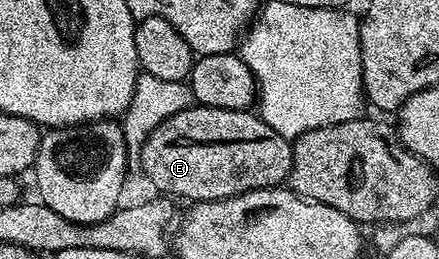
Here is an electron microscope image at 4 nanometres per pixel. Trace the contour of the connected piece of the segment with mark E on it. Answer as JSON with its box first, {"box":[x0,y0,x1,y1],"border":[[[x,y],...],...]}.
{"box":[137,103,293,203],"border":[[[198,103],[191,104],[187,109],[177,111],[171,118],[165,119],[155,130],[152,131],[148,138],[145,139],[141,147],[137,162],[145,176],[151,180],[151,185],[160,194],[166,195],[172,199],[180,199],[184,197],[187,203],[194,203],[197,201],[220,201],[221,199],[229,199],[236,197],[242,193],[249,191],[257,191],[258,189],[273,189],[282,186],[284,182],[291,176],[291,168],[293,167],[293,151],[291,150],[292,142],[286,137],[277,135],[277,131],[273,131],[273,127],[265,124],[262,117],[256,115],[254,112],[245,109],[218,109],[217,107],[209,107],[208,105],[201,105]]]}

